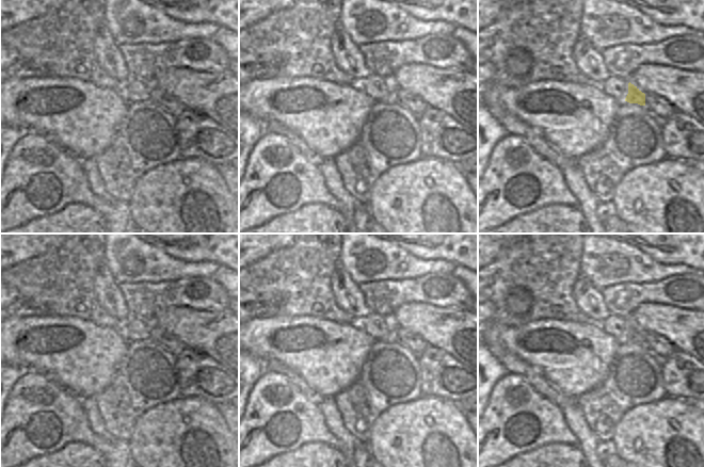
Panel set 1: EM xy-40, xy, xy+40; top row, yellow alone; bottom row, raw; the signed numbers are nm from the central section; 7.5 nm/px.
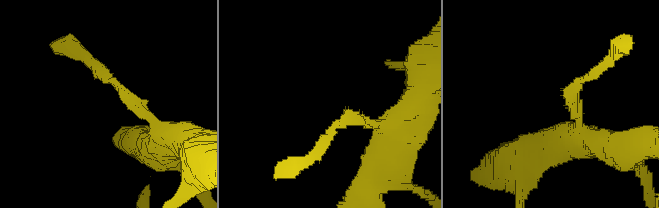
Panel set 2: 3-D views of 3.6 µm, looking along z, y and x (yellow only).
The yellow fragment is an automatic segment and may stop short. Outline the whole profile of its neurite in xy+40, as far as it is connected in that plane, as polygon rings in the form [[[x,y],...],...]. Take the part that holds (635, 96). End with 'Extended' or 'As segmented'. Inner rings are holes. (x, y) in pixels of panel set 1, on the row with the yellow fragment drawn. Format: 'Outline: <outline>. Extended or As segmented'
Outline: [[[628,83],[628,94],[625,101],[629,103],[638,103],[640,106],[645,106],[645,94],[642,93],[637,86]]]. As segmented.

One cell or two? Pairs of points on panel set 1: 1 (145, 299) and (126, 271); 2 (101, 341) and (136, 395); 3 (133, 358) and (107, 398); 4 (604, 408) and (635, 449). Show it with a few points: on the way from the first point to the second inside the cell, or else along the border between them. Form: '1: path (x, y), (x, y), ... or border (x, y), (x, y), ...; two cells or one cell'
1: border (159, 282), (122, 282), (118, 285); two cells
2: border (127, 343), (127, 350), (113, 379), (104, 388); two cells
3: path (133, 368), (133, 371), (116, 388); one cell
4: border (633, 406), (618, 422), (610, 444); two cells

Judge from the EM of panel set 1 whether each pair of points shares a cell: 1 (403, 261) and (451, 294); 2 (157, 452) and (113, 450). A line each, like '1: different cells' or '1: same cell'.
1: different cells
2: different cells

